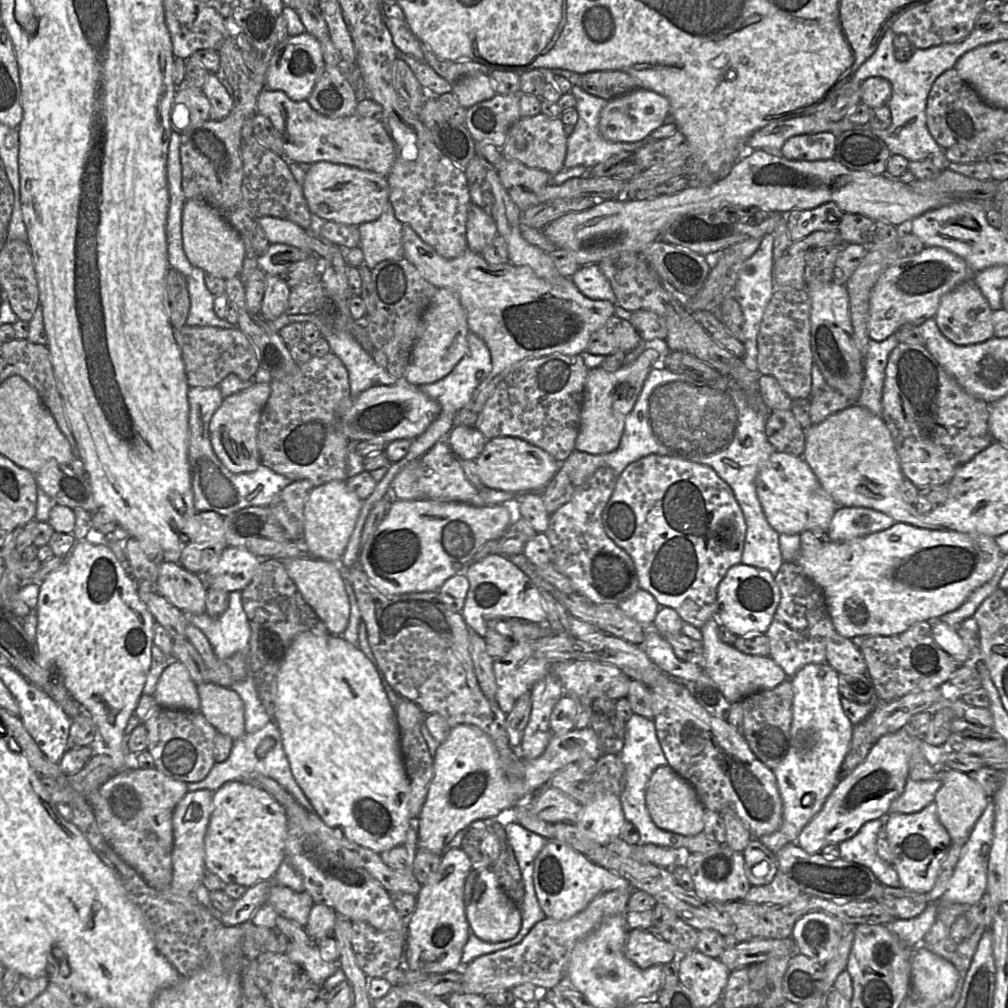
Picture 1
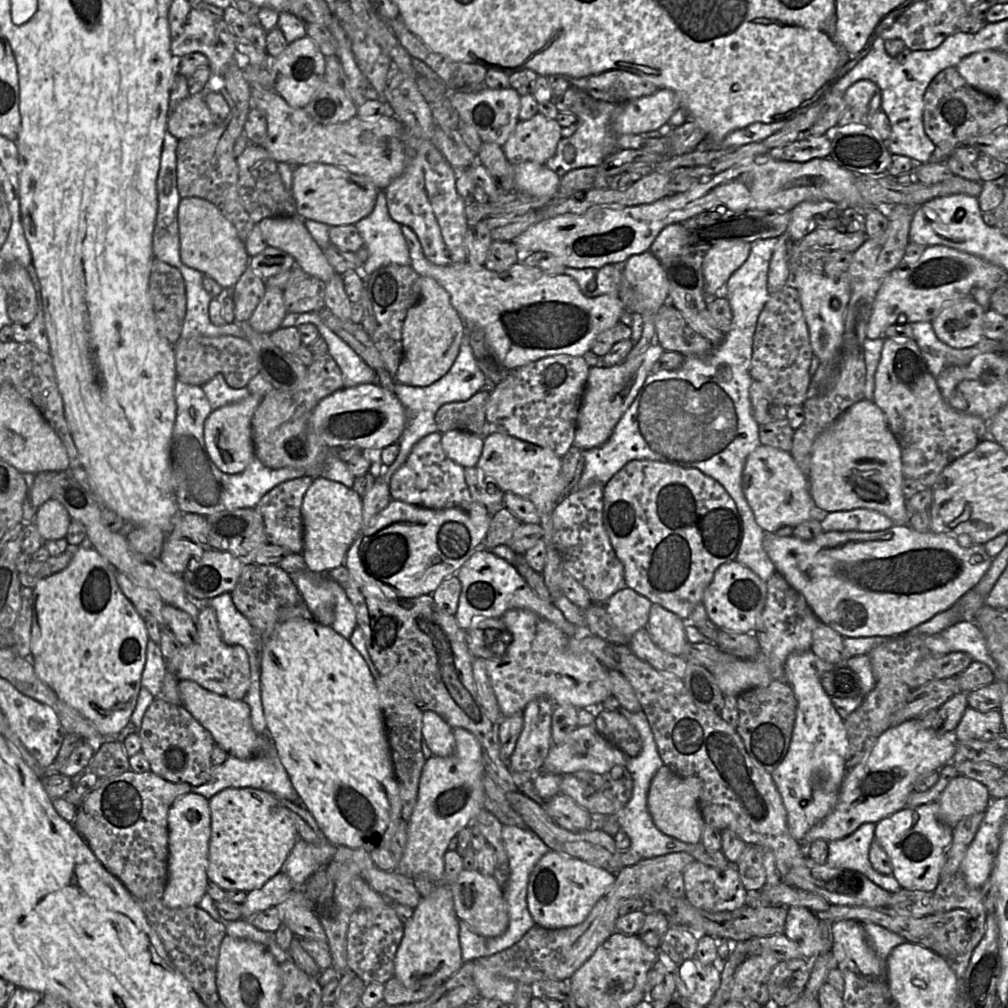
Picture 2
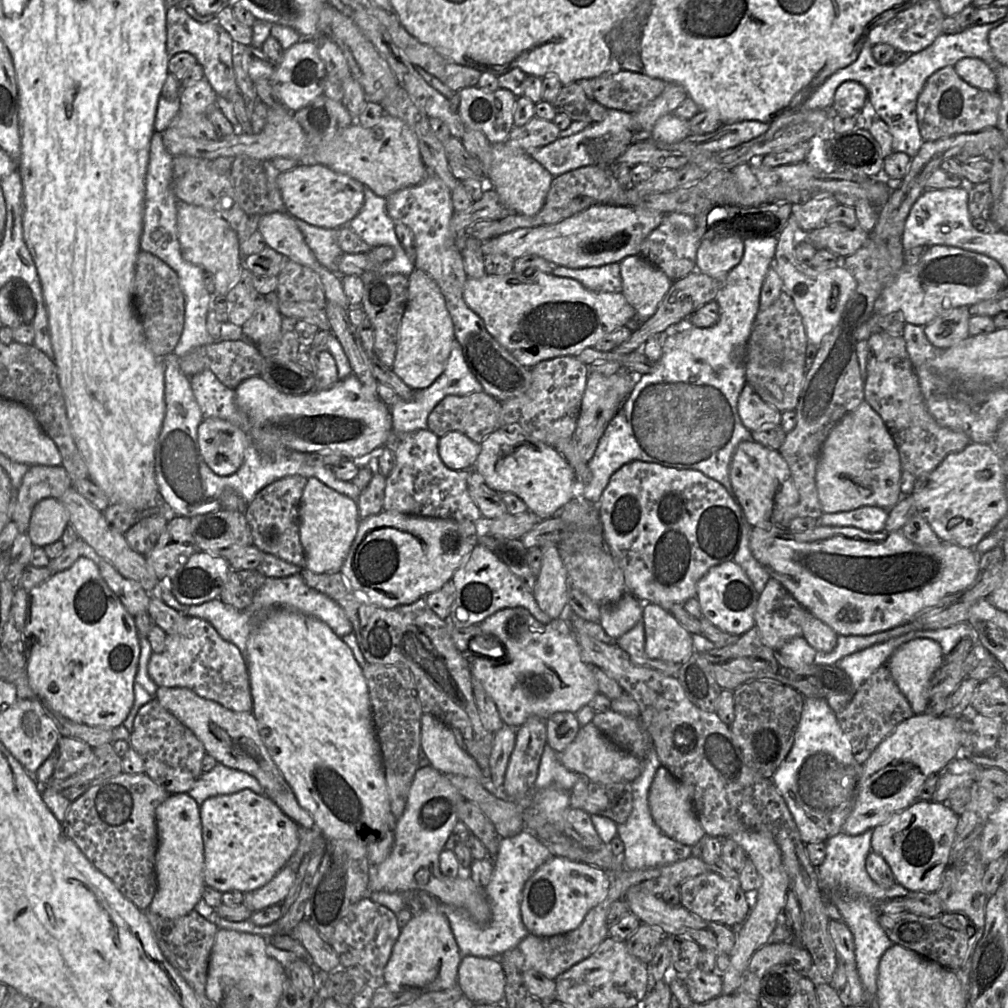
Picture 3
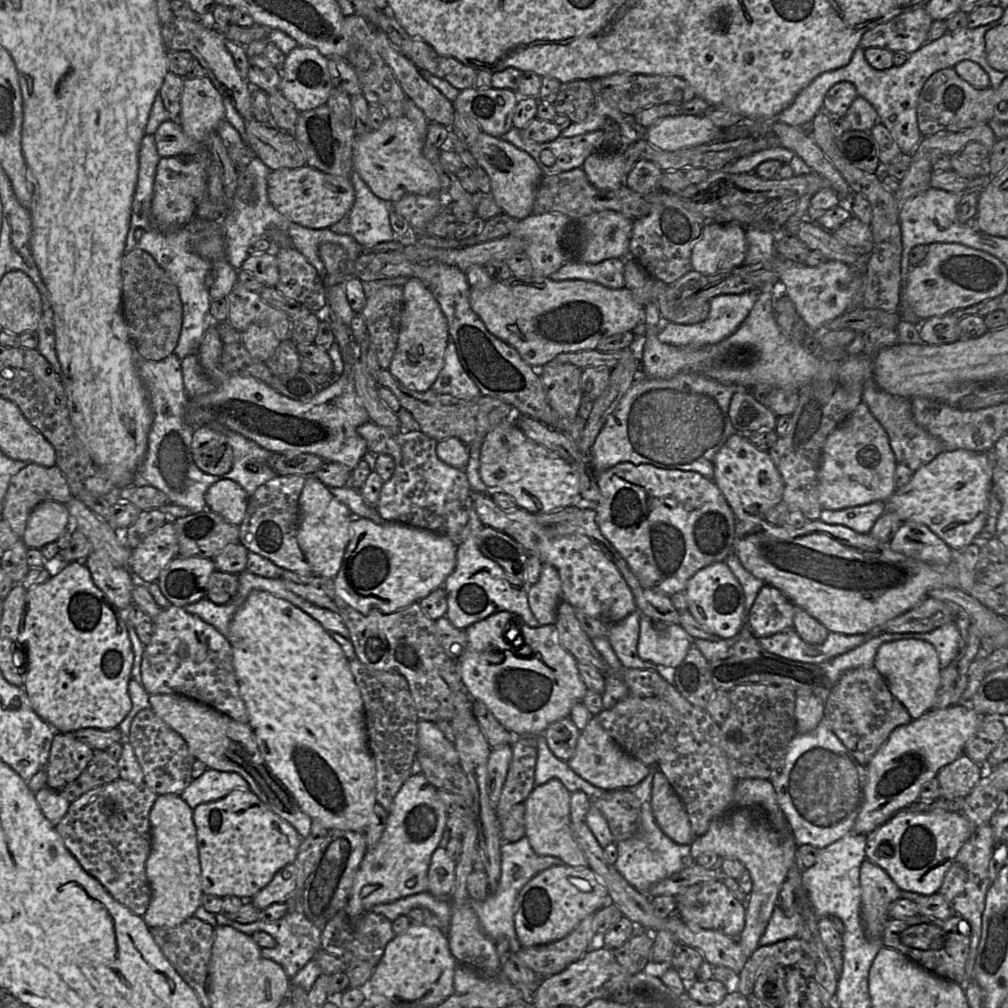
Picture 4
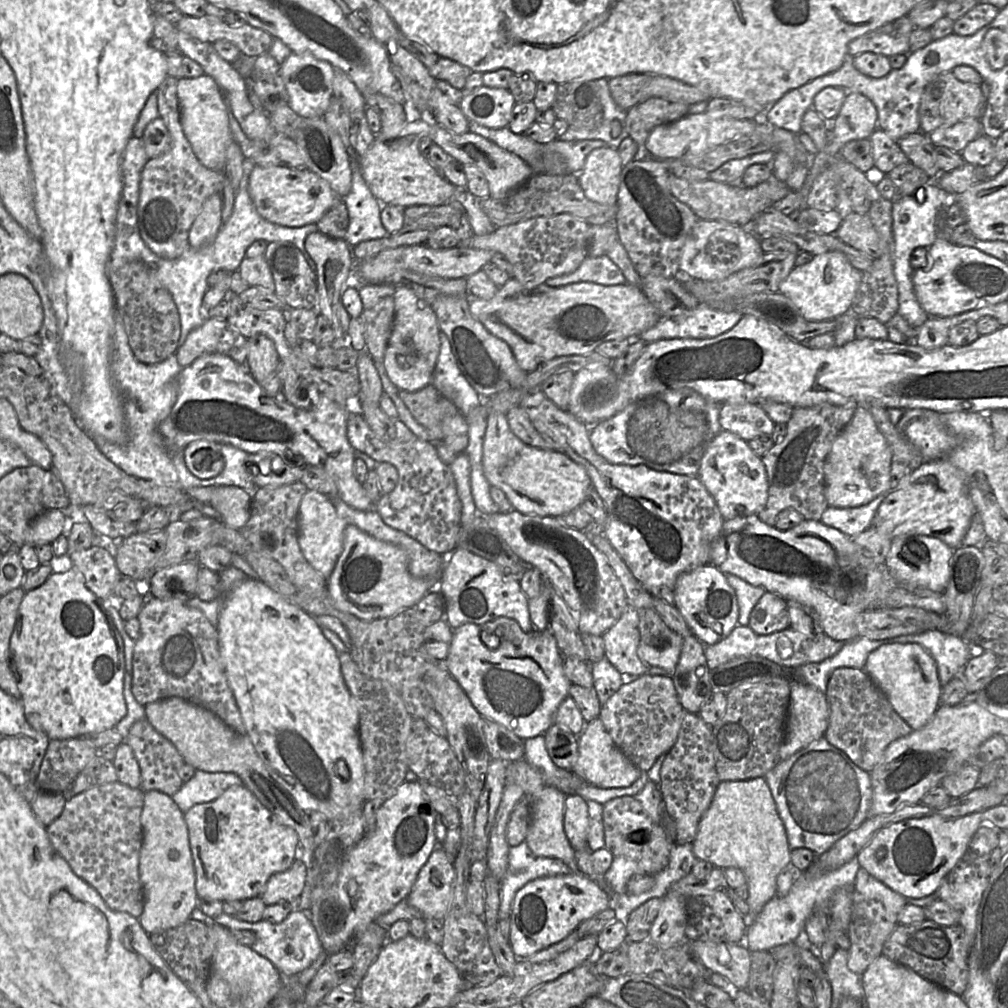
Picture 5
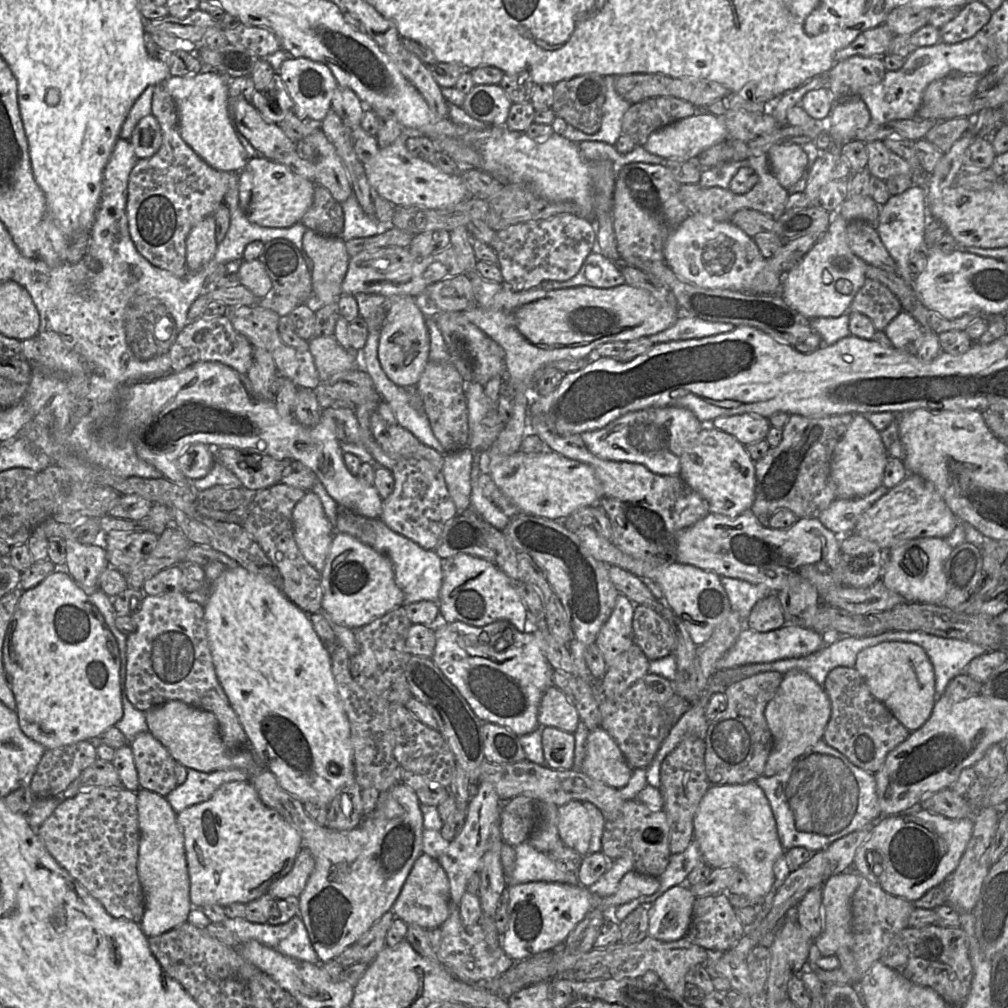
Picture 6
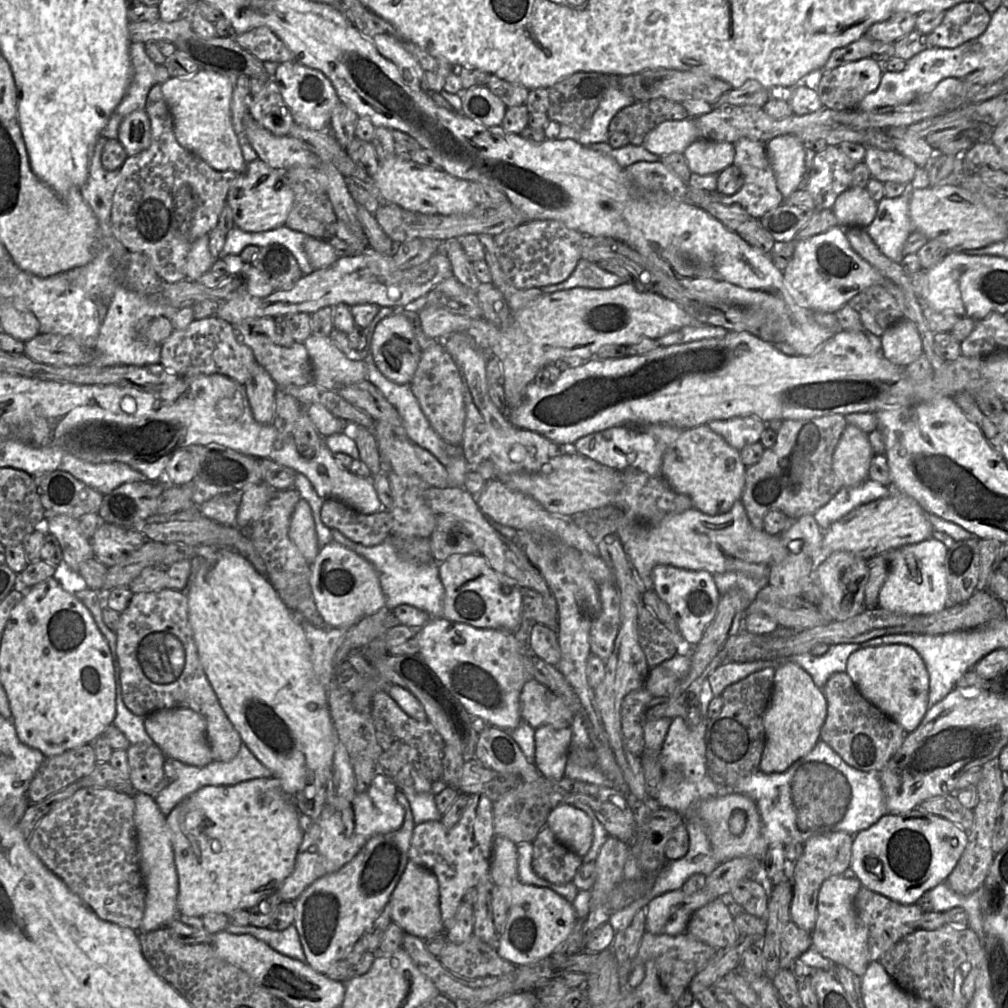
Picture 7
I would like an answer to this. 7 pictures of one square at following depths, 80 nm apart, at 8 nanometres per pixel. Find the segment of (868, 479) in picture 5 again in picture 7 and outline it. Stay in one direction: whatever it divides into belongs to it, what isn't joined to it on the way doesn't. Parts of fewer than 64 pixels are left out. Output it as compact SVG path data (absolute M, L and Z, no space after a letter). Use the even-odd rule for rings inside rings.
M847 423L832 457L832 468L841 486L856 486L869 479L874 455L868 434Z

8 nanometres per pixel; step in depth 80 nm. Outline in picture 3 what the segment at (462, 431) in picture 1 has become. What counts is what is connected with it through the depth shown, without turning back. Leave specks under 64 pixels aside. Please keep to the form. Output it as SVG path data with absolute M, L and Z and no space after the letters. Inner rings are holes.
M457 431L447 433L438 442L441 460L453 470L473 470L479 452L480 444Z

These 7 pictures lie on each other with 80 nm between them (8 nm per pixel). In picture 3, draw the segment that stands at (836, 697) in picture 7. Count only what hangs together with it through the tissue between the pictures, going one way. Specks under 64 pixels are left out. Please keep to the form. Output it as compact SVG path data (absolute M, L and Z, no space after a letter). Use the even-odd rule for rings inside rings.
M881 666L854 692L850 703L843 711L836 713L836 718L849 740L855 761L863 765L896 726L913 715L908 700L899 690L891 672L887 666Z

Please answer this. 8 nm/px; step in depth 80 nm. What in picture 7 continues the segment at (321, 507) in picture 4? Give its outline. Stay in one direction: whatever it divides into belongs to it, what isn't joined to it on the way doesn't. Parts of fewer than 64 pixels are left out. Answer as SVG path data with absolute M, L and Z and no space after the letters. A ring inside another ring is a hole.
M304 499L298 501L294 508L290 521L289 538L305 560L312 564L321 548L318 545L311 507Z

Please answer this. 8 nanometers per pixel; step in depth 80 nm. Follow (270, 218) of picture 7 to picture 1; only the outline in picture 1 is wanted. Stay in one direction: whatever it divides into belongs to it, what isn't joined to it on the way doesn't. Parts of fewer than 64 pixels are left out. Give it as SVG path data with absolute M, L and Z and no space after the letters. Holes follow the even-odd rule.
M328 161L310 165L302 188L311 213L327 221L355 226L378 219L389 202L388 175Z

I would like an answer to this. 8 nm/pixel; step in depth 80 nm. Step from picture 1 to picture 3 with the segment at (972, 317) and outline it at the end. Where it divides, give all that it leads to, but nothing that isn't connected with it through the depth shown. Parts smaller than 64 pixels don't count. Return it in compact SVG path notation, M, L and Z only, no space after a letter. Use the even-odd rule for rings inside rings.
M969 306L954 308L924 326L930 343L938 349L946 349L968 338Z

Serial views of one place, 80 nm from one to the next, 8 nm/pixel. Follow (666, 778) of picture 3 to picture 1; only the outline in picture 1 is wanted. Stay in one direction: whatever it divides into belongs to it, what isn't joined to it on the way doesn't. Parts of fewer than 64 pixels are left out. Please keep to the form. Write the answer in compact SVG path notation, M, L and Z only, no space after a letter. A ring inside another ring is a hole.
M668 764L658 767L650 777L646 790L646 802L651 818L659 828L687 837L703 831L705 808L695 788Z

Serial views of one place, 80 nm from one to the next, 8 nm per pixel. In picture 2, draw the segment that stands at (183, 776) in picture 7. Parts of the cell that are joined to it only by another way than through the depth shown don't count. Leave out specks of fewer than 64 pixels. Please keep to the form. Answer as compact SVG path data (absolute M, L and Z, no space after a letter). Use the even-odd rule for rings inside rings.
M269 738L268 745L271 748L271 751L264 752L263 754L253 758L240 759L232 755L228 755L227 759L219 766L212 765L211 777L207 782L198 786L192 786L190 792L200 794L205 798L210 799L213 795L225 788L252 787L271 793L277 798L288 799L291 802L298 802L304 806L297 791L291 783L286 769L273 750L272 743Z

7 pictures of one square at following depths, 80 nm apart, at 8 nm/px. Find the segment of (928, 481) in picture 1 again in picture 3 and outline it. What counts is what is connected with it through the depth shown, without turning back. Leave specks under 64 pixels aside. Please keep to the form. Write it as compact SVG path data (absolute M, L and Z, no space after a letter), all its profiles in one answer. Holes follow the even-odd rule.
M873 332L868 344L864 400L879 414L890 432L899 452L902 470L919 478L935 470L949 454L966 448L970 439L963 432L940 426L927 410L903 337Z

